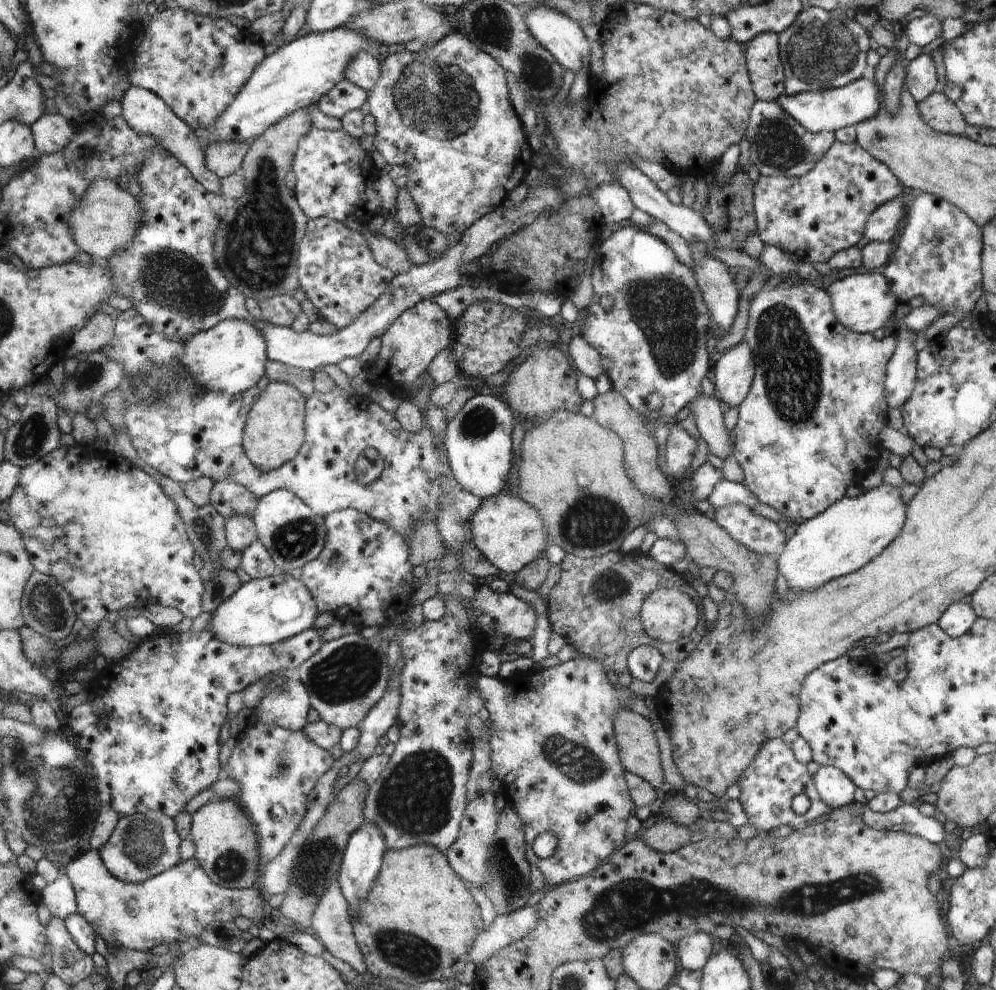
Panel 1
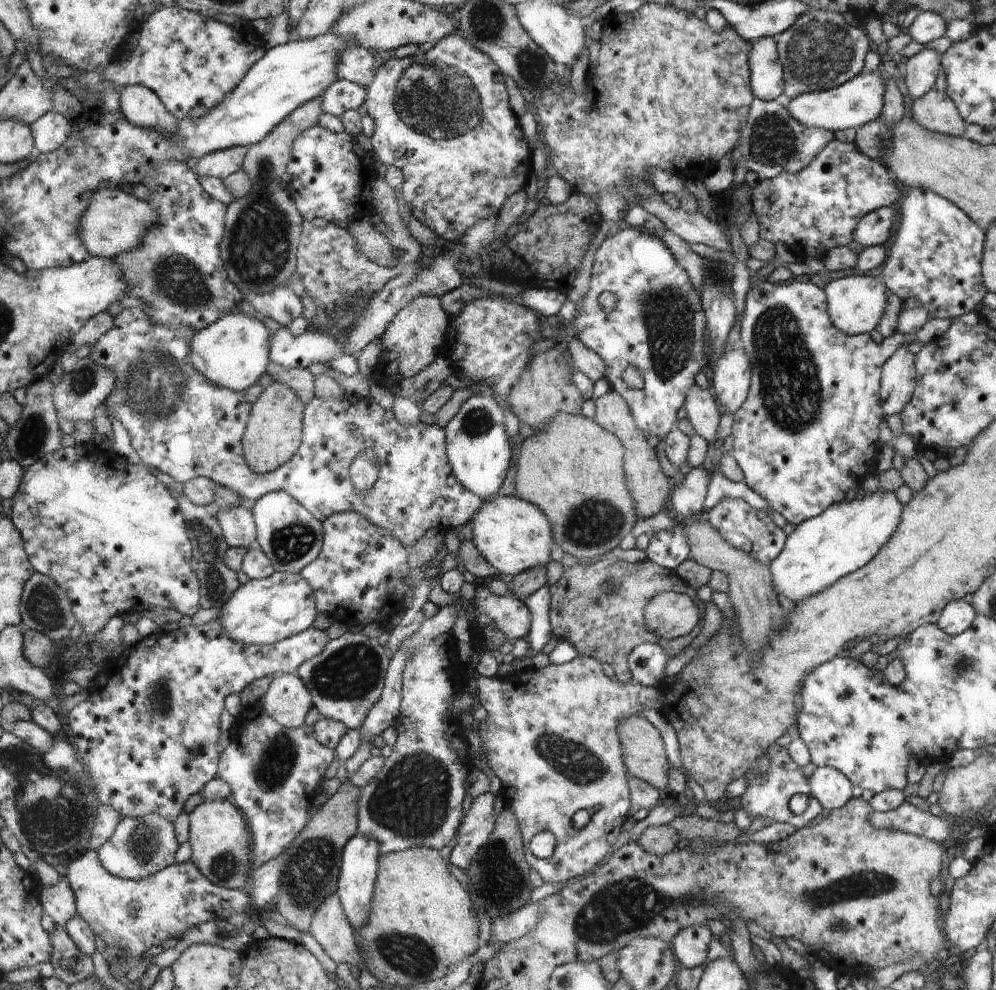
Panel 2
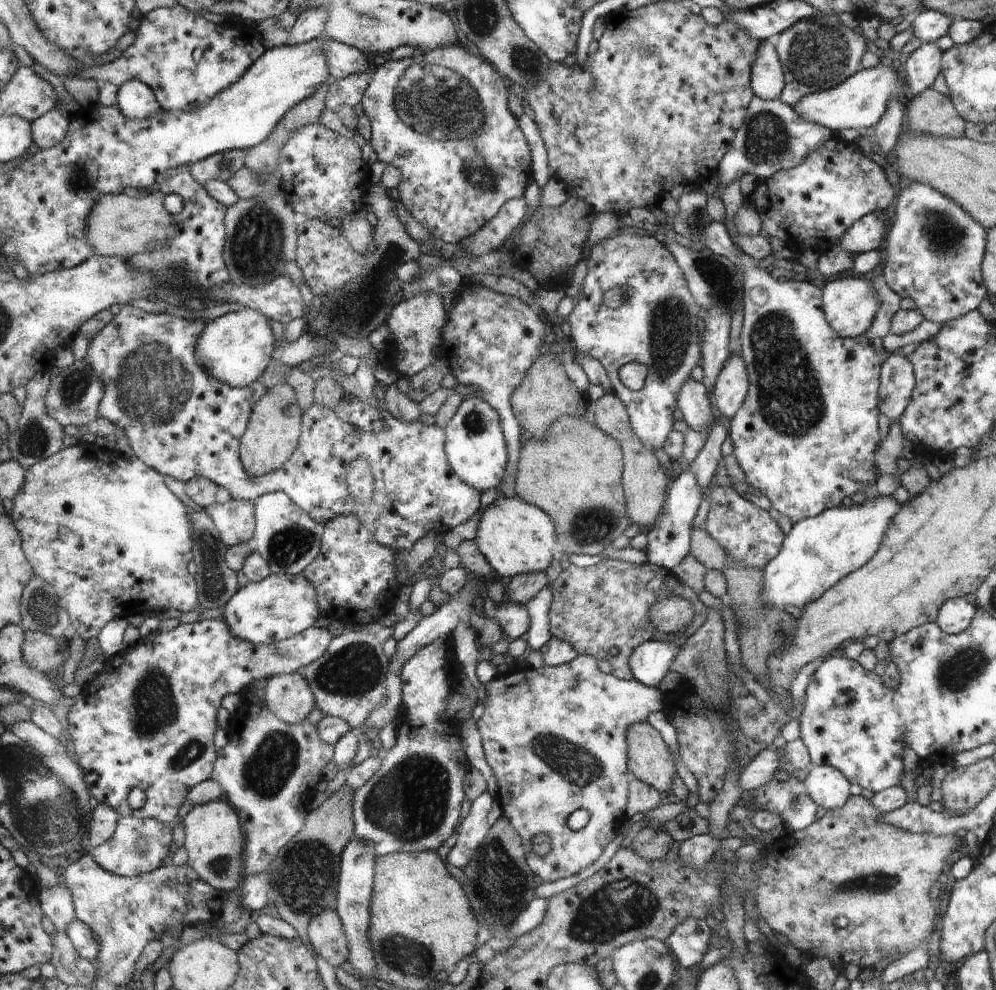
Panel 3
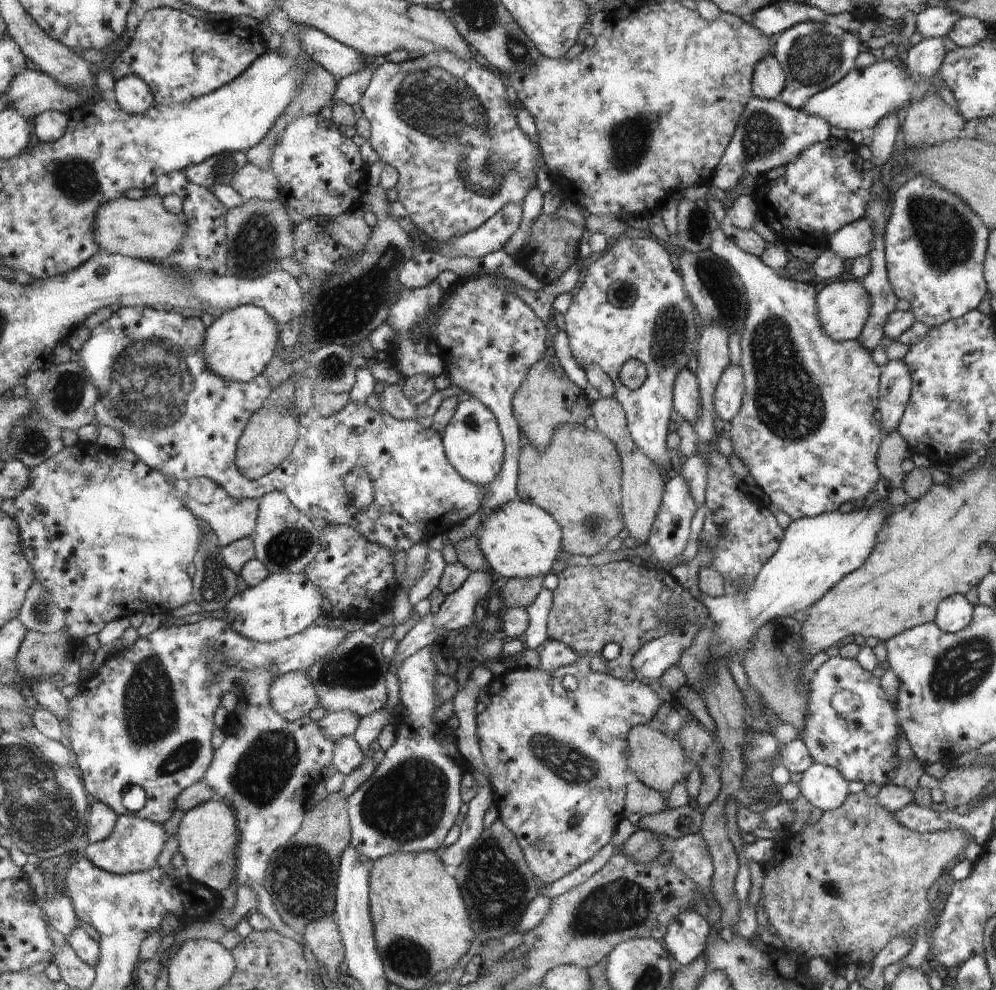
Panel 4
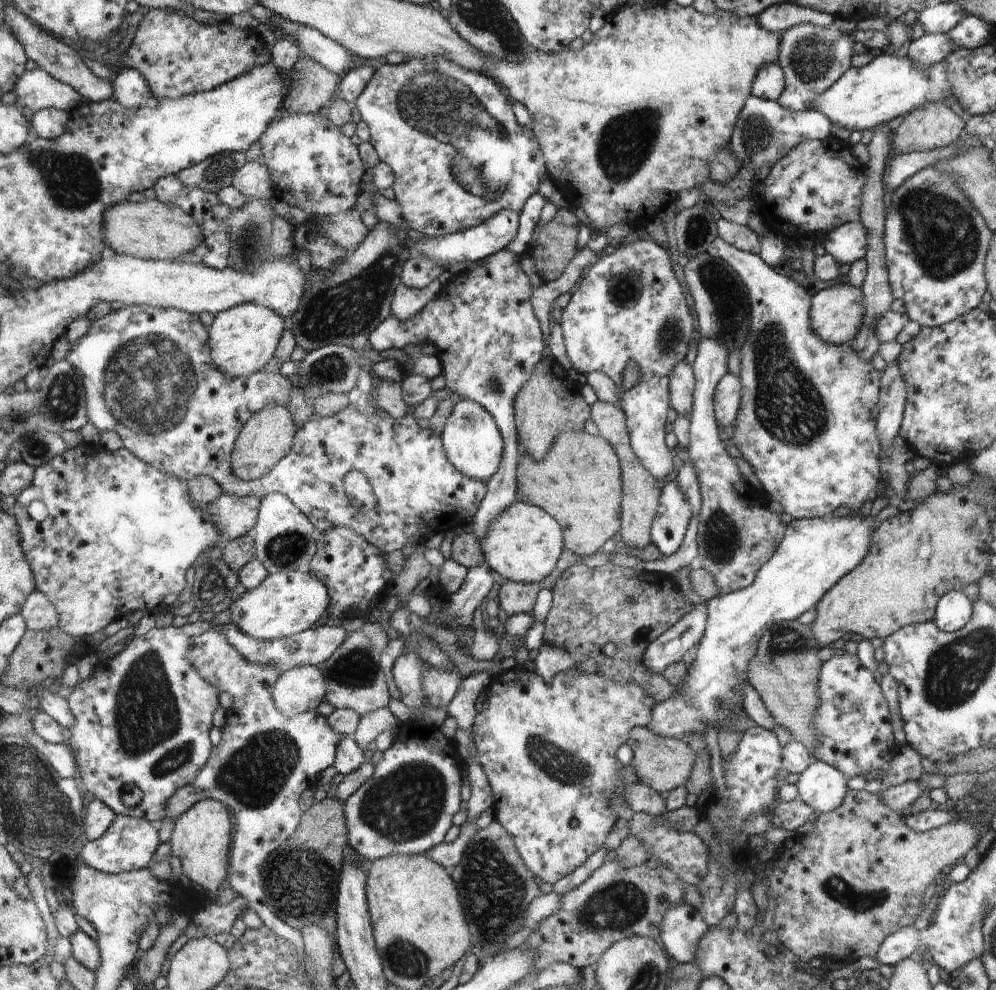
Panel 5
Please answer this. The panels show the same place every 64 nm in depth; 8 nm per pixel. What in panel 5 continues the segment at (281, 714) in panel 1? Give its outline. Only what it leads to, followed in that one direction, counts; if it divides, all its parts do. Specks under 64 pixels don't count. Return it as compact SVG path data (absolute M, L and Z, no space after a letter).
M308 665L307 667L296 667L289 671L284 671L279 676L278 682L274 686L273 696L275 704L289 717L295 717L300 713L315 712L320 702L326 700L326 682L318 667Z

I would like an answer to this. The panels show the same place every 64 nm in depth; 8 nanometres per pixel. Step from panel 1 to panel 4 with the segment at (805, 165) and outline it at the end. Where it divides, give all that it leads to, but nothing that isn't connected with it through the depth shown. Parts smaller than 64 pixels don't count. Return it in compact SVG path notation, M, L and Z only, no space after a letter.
M753 96L747 106L744 107L741 122L738 124L738 129L735 131L734 138L732 138L722 162L719 163L718 171L711 181L711 185L718 191L725 193L732 190L746 172L758 178L767 174L773 168L790 164L799 158L802 151L806 151L813 144L823 143L831 138L829 128L829 124L815 114L805 113L802 109L790 108L787 104L776 99L763 99Z

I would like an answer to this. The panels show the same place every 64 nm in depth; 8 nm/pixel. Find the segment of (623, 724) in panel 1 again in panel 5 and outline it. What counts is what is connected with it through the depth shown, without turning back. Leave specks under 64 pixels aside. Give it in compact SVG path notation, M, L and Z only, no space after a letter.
M634 726L628 736L627 744L633 750L633 758L628 766L633 769L638 780L659 793L674 791L682 782L686 782L694 764L694 752L686 740L656 735L641 726Z

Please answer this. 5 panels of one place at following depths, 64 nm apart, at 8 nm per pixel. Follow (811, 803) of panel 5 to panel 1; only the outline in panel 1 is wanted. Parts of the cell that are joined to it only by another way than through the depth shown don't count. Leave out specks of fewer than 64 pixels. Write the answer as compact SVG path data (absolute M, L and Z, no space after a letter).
M828 765L821 767L814 776L819 795L833 809L839 809L855 802L854 792L857 786L847 773Z

